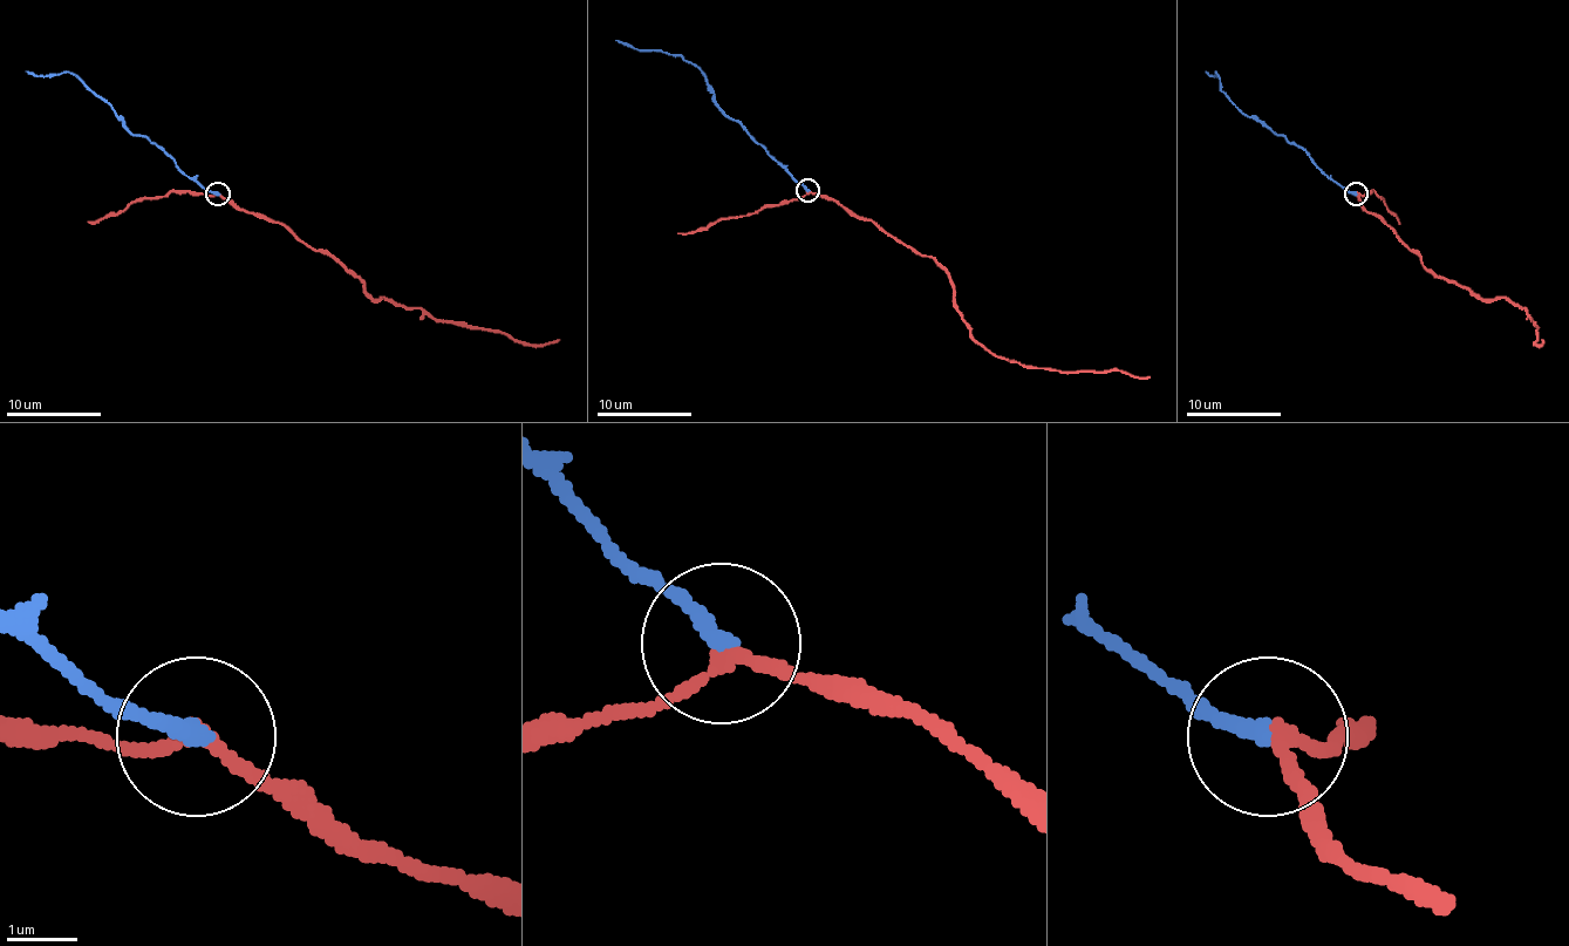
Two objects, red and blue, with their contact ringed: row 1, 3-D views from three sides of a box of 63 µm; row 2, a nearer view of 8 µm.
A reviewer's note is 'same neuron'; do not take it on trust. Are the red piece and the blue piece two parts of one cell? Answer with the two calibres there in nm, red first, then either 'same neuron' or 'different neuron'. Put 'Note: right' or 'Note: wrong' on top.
Note: right
180 nm thick on the red side, 260 nm on the other; same neuron

